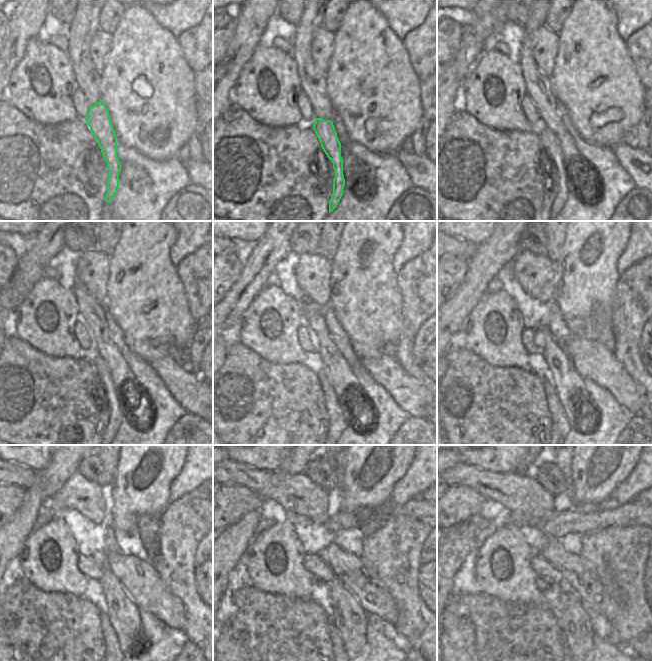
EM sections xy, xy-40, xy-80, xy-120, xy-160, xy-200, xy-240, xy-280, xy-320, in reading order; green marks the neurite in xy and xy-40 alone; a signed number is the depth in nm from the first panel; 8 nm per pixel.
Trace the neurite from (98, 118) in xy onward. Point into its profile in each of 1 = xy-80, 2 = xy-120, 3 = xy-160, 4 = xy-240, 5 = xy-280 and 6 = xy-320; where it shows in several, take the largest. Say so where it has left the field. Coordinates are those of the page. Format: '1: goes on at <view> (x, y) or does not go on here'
1: goes on at xy-80 (551, 144)
2: goes on at xy-120 (91, 355)
3: goes on at xy-160 (337, 423)
4: goes on at xy-240 (94, 593)
5: goes on at xy-280 (320, 595)
6: goes on at xy-320 (554, 596)

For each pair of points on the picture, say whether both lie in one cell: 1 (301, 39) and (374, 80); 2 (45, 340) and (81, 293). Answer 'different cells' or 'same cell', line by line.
1: different cells
2: different cells

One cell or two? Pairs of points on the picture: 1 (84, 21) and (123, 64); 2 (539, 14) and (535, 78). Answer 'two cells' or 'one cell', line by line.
1: two cells
2: one cell

